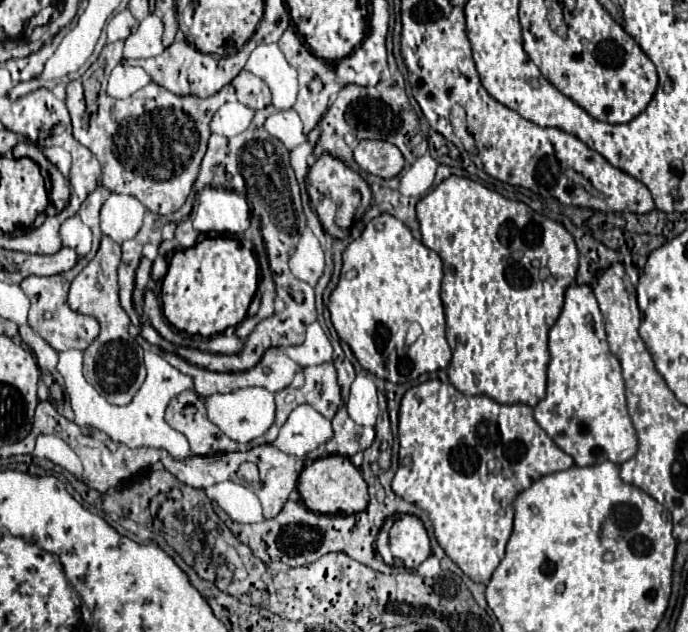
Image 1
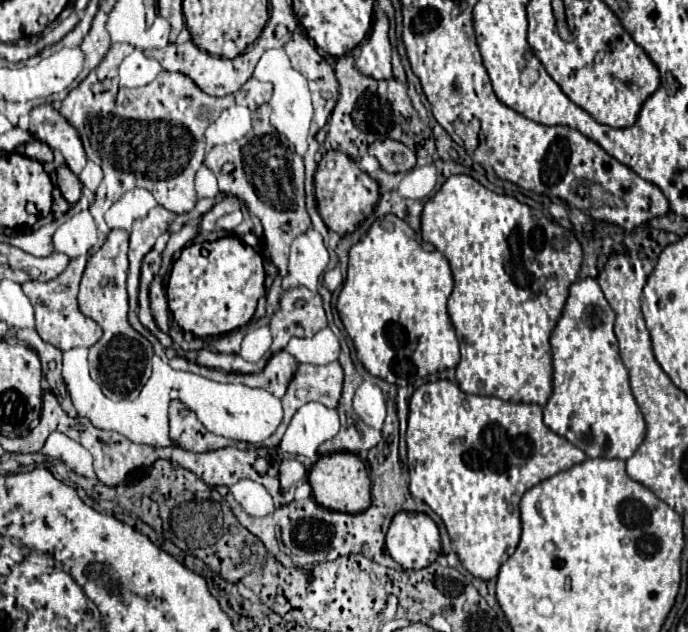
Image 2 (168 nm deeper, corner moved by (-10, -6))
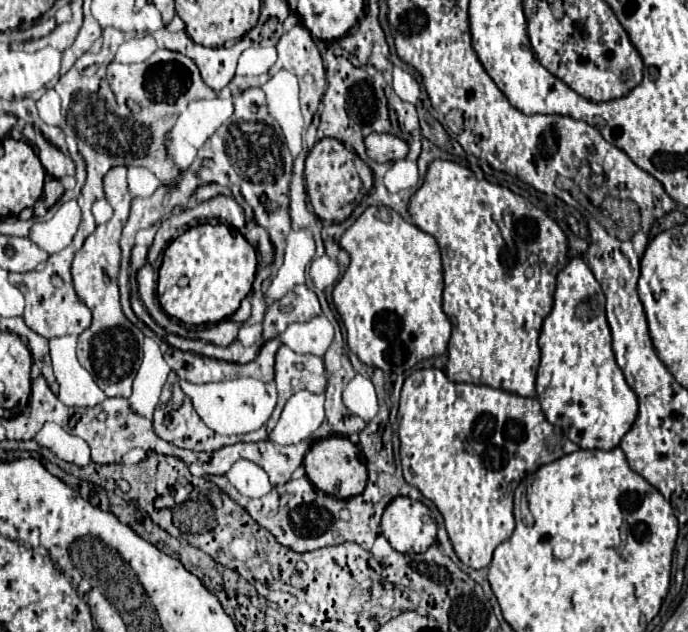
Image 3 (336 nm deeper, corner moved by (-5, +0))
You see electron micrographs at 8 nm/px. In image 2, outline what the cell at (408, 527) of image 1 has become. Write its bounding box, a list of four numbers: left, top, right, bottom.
[386,511,440,569]

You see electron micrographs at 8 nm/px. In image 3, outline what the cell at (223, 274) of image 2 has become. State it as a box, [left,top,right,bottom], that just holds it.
[159,225,257,325]

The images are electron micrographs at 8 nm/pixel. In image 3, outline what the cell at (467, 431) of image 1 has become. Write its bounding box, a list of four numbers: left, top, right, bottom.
[399,369,579,569]

